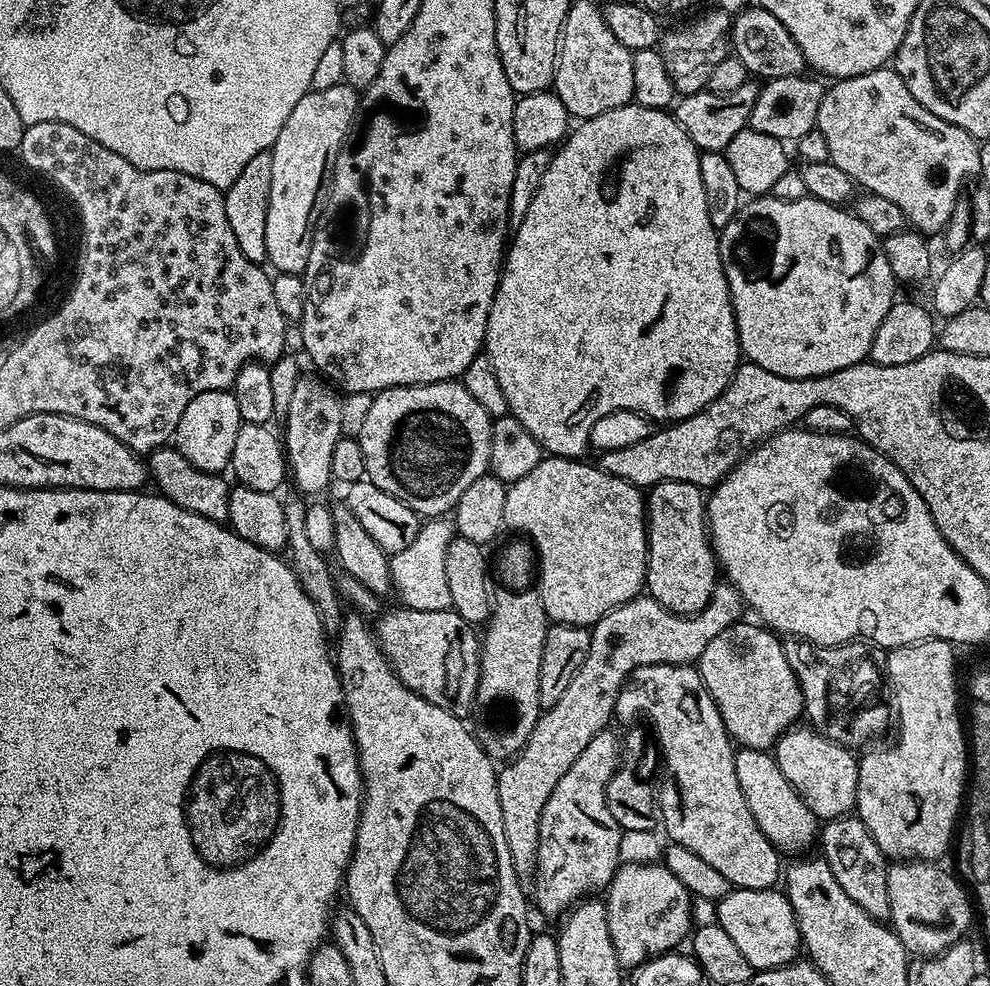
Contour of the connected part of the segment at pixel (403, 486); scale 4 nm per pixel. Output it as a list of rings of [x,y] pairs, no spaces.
[[[459,379],[433,384],[411,384],[405,388],[387,388],[377,392],[372,397],[370,410],[366,413],[358,437],[367,479],[378,486],[378,490],[386,490],[386,494],[398,498],[421,517],[443,517],[455,509],[466,486],[470,486],[474,478],[489,471],[492,422],[492,417],[486,414],[486,410],[482,410],[480,403]]]

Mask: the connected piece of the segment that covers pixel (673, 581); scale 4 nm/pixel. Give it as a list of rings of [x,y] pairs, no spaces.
[[[664,480],[660,484],[655,484],[646,496],[646,523],[648,526],[648,565],[644,582],[647,595],[653,596],[663,608],[670,610],[679,616],[693,616],[696,612],[701,612],[710,602],[712,591],[716,589],[718,583],[718,565],[716,562],[716,553],[712,551],[712,542],[708,534],[708,510],[706,507],[705,493],[690,482],[674,482],[673,480]]]

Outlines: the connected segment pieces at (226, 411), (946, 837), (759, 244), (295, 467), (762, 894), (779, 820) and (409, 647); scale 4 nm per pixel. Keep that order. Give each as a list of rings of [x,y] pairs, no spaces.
[[[210,390],[206,394],[198,394],[198,398],[182,410],[182,418],[178,418],[174,446],[191,464],[198,466],[198,470],[223,473],[232,463],[234,442],[241,423],[235,391]]]
[[[923,640],[917,644],[903,644],[901,648],[893,648],[887,653],[888,656],[888,680],[892,683],[892,696],[896,699],[896,708],[894,707],[894,732],[896,728],[896,741],[893,744],[888,744],[885,748],[876,748],[873,752],[868,752],[863,757],[859,757],[858,763],[860,769],[858,770],[858,790],[856,791],[856,807],[854,809],[855,815],[860,817],[860,820],[866,826],[866,830],[870,830],[870,838],[874,838],[874,842],[878,842],[878,846],[884,852],[885,857],[891,858],[893,861],[898,860],[910,860],[913,858],[919,858],[921,860],[926,860],[929,862],[935,861],[936,856],[940,856],[944,851],[951,849],[954,844],[954,833],[958,828],[958,821],[962,816],[962,805],[966,800],[966,777],[970,772],[970,748],[966,743],[966,724],[962,719],[962,708],[960,712],[960,692],[956,689],[956,652],[957,649],[953,645],[949,644],[947,640]]]
[[[769,194],[741,203],[739,210],[730,218],[730,222],[726,222],[726,226],[719,229],[718,235],[720,257],[740,339],[740,351],[745,361],[762,366],[762,370],[770,370],[770,374],[782,374],[782,378],[814,378],[825,376],[834,370],[842,370],[846,366],[863,364],[869,359],[868,351],[874,342],[874,334],[878,334],[878,326],[882,326],[882,318],[886,318],[890,306],[898,299],[896,293],[898,281],[890,270],[890,262],[886,262],[881,237],[876,236],[874,230],[866,226],[866,222],[859,220],[855,211],[844,206],[827,204],[809,195],[798,198],[798,202],[782,202],[782,198],[774,198]]]
[[[302,374],[298,378],[298,386],[294,386],[294,395],[290,401],[290,410],[286,427],[282,432],[282,443],[291,461],[290,474],[301,493],[320,492],[327,484],[333,483],[330,458],[334,454],[334,446],[340,439],[340,423],[342,422],[342,403],[337,389],[325,382],[319,375]]]
[[[738,888],[715,901],[716,923],[742,950],[746,962],[754,970],[783,968],[795,961],[802,952],[802,941],[794,910],[783,891],[772,888],[750,890]]]
[[[740,748],[736,752],[736,773],[738,786],[742,786],[742,794],[746,798],[746,806],[750,806],[750,814],[754,814],[754,822],[758,822],[758,830],[766,834],[766,838],[777,852],[800,854],[803,848],[817,843],[818,821],[815,814],[802,802],[802,798],[786,782],[786,774],[778,770],[776,757],[771,751],[762,748]]]
[[[395,606],[389,612],[381,611],[378,618],[380,621],[375,621],[374,635],[380,641],[380,653],[388,659],[388,664],[396,671],[396,676],[401,682],[410,690],[414,690],[414,694],[418,694],[422,698],[426,698],[426,702],[430,702],[434,706],[442,706],[442,710],[453,712],[455,716],[461,718],[467,717],[473,711],[476,703],[476,687],[480,681],[480,640],[478,639],[478,632],[473,625],[466,623],[460,615],[452,611],[451,608],[446,610],[414,610],[413,608],[406,608],[403,606]]]

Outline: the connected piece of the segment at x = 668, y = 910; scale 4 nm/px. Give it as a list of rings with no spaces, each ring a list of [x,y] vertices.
[[[663,863],[624,864],[606,889],[608,925],[621,965],[643,965],[652,957],[679,949],[694,928],[694,900]]]

